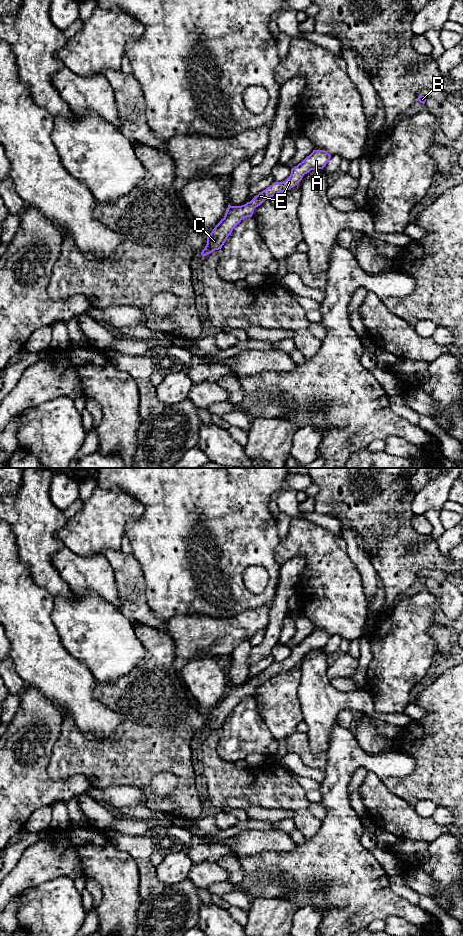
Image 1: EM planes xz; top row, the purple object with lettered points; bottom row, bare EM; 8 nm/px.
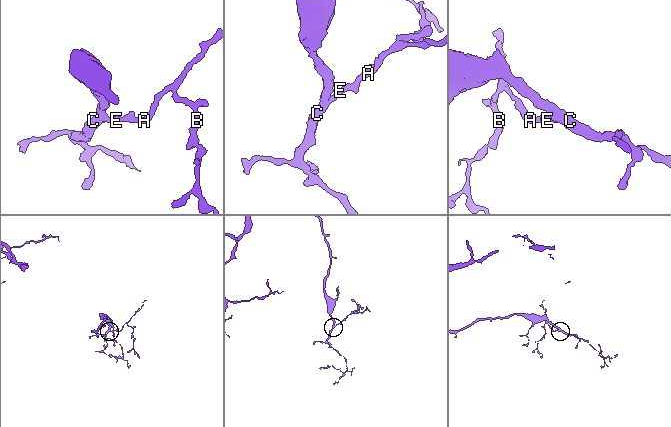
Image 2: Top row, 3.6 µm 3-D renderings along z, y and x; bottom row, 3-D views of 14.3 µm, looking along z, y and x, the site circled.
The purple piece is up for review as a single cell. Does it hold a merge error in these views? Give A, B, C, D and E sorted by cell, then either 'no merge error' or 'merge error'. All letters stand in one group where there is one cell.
A B C D E | no merge error

